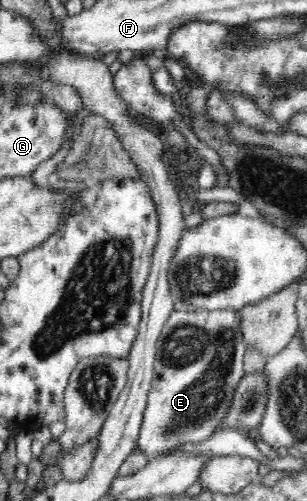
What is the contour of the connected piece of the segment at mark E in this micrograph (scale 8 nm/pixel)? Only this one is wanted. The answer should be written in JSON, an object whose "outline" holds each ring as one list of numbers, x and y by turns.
{"outline":[[173,310,166,319,155,351,153,383,146,396,145,411,138,432,137,451,157,457,175,450,179,444,197,443,219,431,227,419,235,389,243,379,246,344,241,333,241,314,237,310]]}

